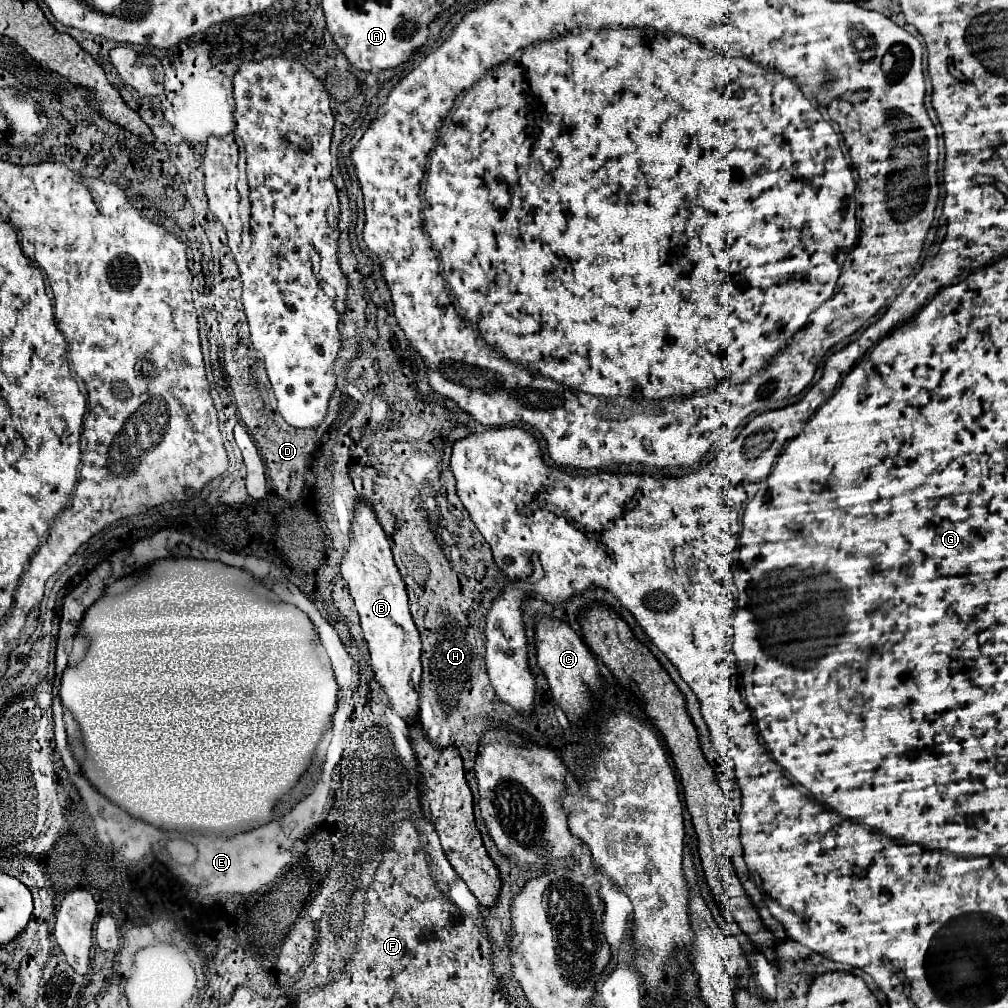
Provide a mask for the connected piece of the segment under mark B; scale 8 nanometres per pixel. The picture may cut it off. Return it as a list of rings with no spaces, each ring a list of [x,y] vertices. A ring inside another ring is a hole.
[[[363,502],[357,506],[351,534],[351,544],[341,562],[341,574],[349,584],[349,592],[361,616],[361,628],[369,646],[375,680],[383,686],[393,710],[407,724],[415,724],[419,720],[417,690],[421,684],[421,640],[409,614],[405,582],[393,562],[387,536],[371,506]]]

